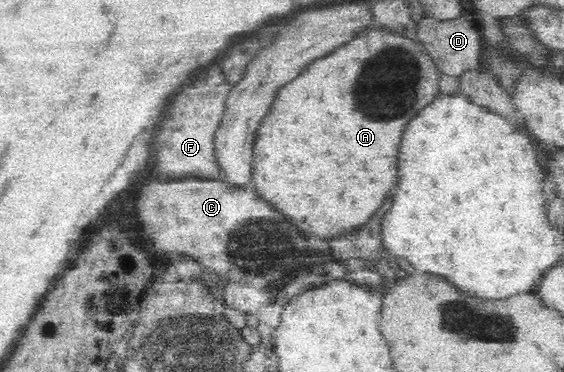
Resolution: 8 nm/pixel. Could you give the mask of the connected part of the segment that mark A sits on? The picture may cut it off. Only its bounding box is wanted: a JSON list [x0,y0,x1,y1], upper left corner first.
[251,24,440,243]

